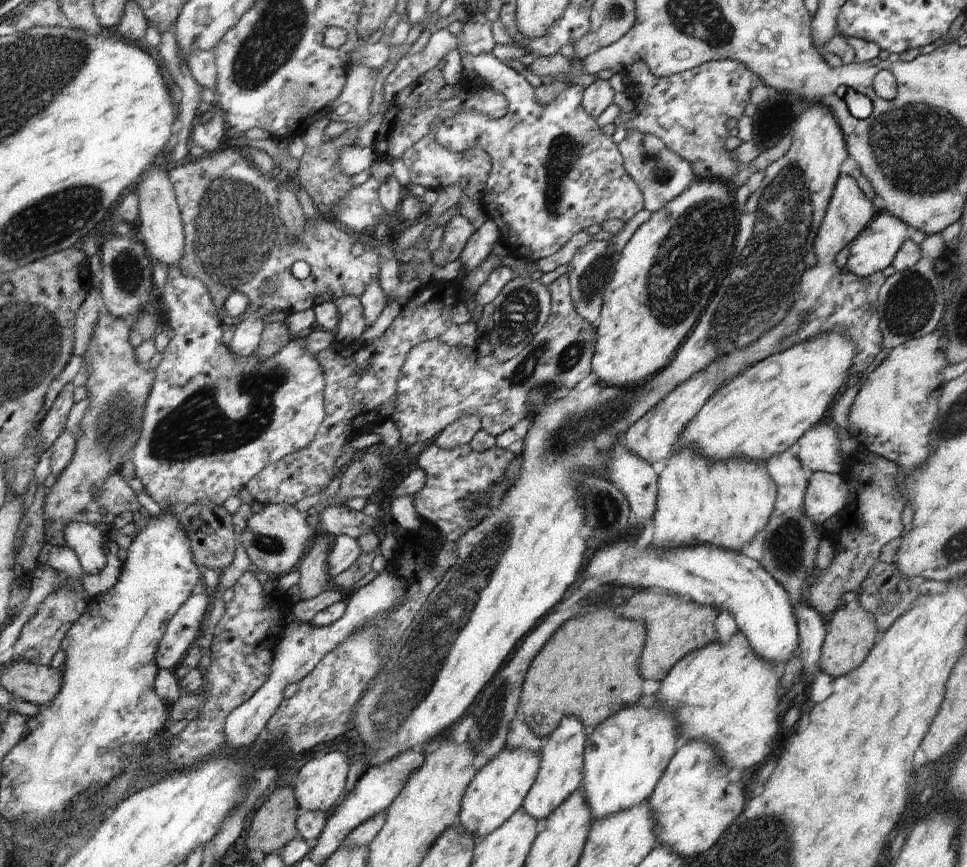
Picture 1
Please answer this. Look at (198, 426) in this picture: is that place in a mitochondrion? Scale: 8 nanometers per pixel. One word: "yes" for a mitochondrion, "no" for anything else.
yes

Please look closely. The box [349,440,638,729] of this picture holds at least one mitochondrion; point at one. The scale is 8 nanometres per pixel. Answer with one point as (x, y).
(606, 507)

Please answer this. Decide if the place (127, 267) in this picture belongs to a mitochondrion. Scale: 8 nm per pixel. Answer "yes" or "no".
yes

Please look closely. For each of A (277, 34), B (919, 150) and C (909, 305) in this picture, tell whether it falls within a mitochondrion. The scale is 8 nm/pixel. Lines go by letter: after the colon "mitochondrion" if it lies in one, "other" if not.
A: mitochondrion
B: mitochondrion
C: mitochondrion

